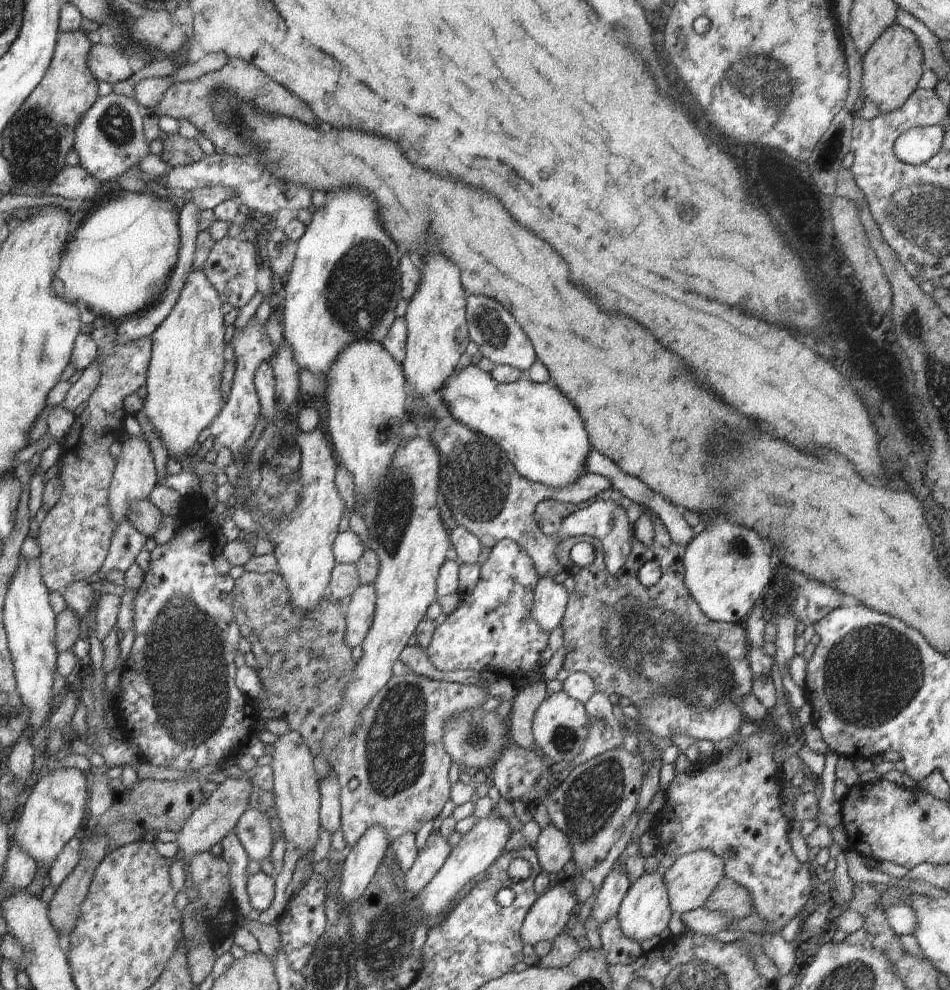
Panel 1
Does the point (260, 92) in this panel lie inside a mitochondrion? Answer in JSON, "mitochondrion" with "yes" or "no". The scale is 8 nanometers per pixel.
{"mitochondrion":"yes"}

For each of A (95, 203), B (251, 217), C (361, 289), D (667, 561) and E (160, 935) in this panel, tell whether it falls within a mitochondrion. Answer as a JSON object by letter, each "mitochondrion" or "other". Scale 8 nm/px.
{"A":"other","B":"other","C":"mitochondrion","D":"other","E":"other"}

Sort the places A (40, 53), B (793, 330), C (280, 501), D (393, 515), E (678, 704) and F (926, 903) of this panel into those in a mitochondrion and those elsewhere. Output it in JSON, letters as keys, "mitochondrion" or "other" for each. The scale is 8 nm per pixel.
{"A":"other","B":"other","C":"mitochondrion","D":"mitochondrion","E":"mitochondrion","F":"other"}

